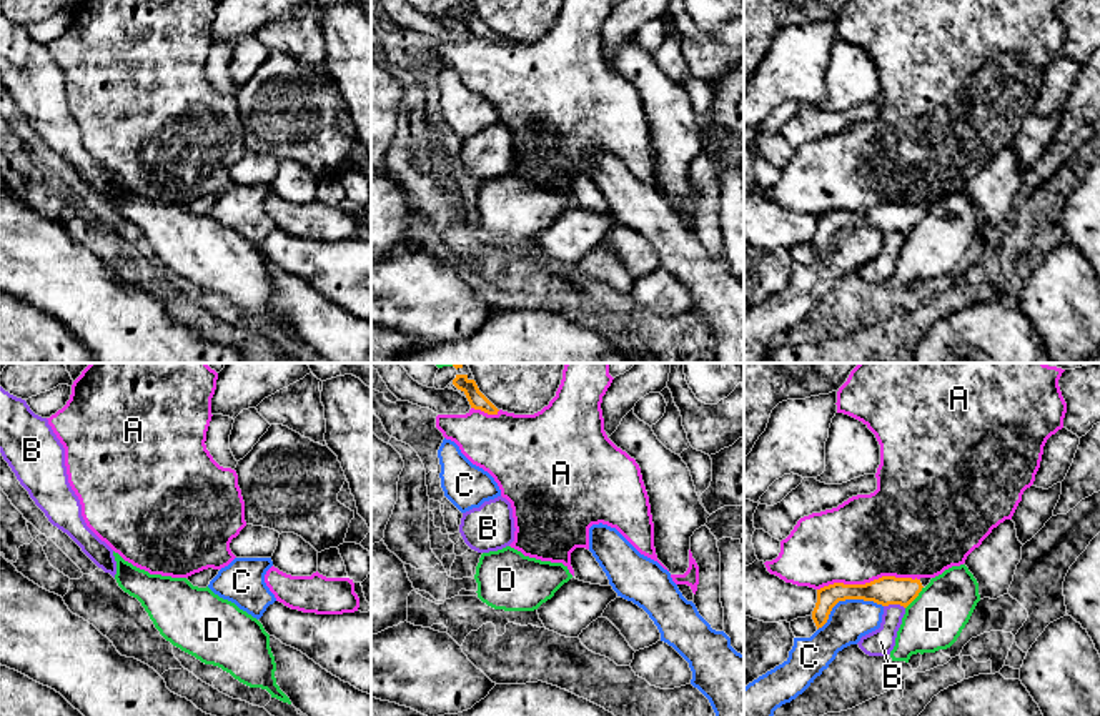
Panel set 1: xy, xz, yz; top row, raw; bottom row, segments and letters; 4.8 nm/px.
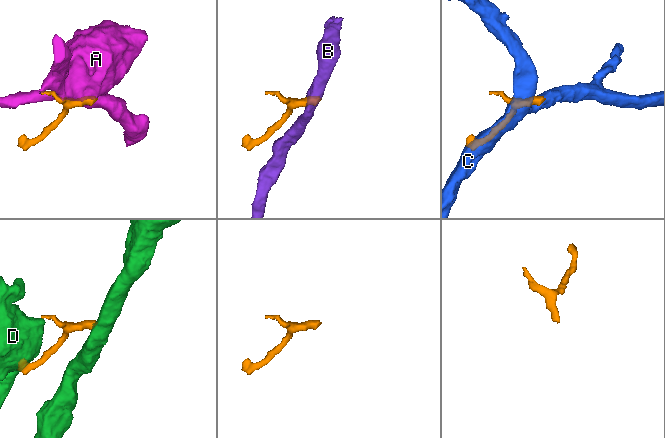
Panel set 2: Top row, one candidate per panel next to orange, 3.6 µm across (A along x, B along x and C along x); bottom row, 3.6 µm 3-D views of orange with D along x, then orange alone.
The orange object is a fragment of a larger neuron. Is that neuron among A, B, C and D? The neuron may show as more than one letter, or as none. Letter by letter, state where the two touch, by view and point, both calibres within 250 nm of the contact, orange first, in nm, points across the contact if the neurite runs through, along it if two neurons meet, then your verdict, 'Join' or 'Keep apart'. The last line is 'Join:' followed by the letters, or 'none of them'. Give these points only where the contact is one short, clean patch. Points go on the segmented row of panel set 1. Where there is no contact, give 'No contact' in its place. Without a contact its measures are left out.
A: Touches orange at yz (867, 583). Thickness 140 nm (orange) against 400 nm. Keep apart
B: Touches orange at yz (894, 603). Thickness 140 nm (orange) against 130 nm. Boundary: yz (884, 605), (901, 605), (904, 608). Keep apart
C: Touches orange at yz (846, 598). Thickness 140 nm (orange) against 200 nm. Keep apart
D: Touches orange at yz (916, 596). Thickness 140 nm (orange) against 280 nm. Keep apart
Join: none of them

